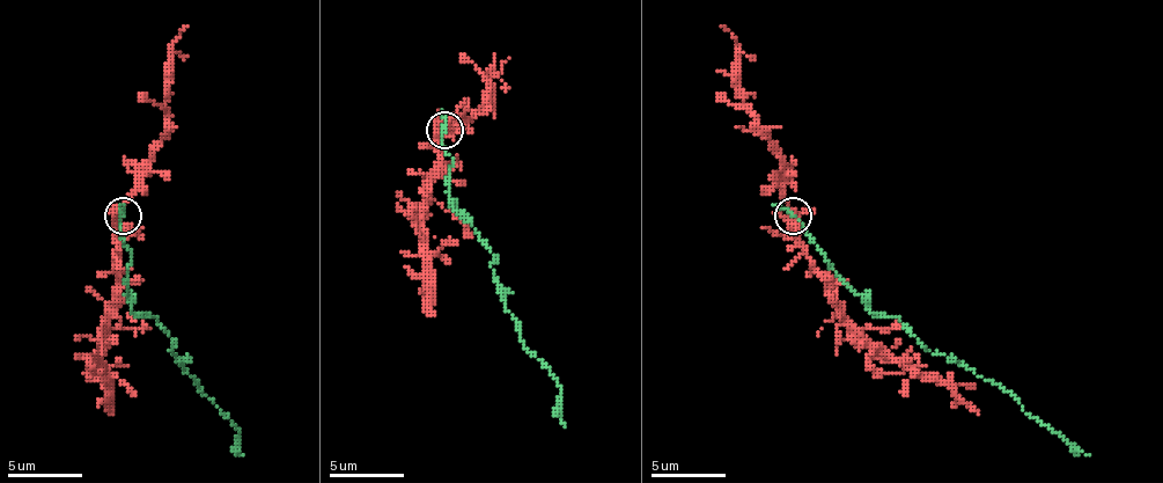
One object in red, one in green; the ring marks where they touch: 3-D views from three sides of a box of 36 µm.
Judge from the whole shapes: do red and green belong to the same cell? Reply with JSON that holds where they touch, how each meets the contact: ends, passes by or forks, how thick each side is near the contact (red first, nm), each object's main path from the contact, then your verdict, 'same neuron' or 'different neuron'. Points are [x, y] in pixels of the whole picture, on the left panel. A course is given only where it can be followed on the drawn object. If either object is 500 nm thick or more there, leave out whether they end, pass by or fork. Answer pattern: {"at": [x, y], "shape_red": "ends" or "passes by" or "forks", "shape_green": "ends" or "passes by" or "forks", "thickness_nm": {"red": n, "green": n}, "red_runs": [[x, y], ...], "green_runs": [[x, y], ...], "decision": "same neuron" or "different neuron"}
{"at": [123, 216], "shape_red": "forks", "shape_green": "passes by", "thickness_nm": {"red": 340, "green": 170}, "red_runs": [[120, 217], [116, 302], [105, 339], [102, 377], [112, 414]], "green_runs": [[124, 217], [120, 224], [131, 261], [131, 309], [154, 317], [173, 339], [169, 351], [240, 429], [243, 455]], "decision": "same neuron"}

